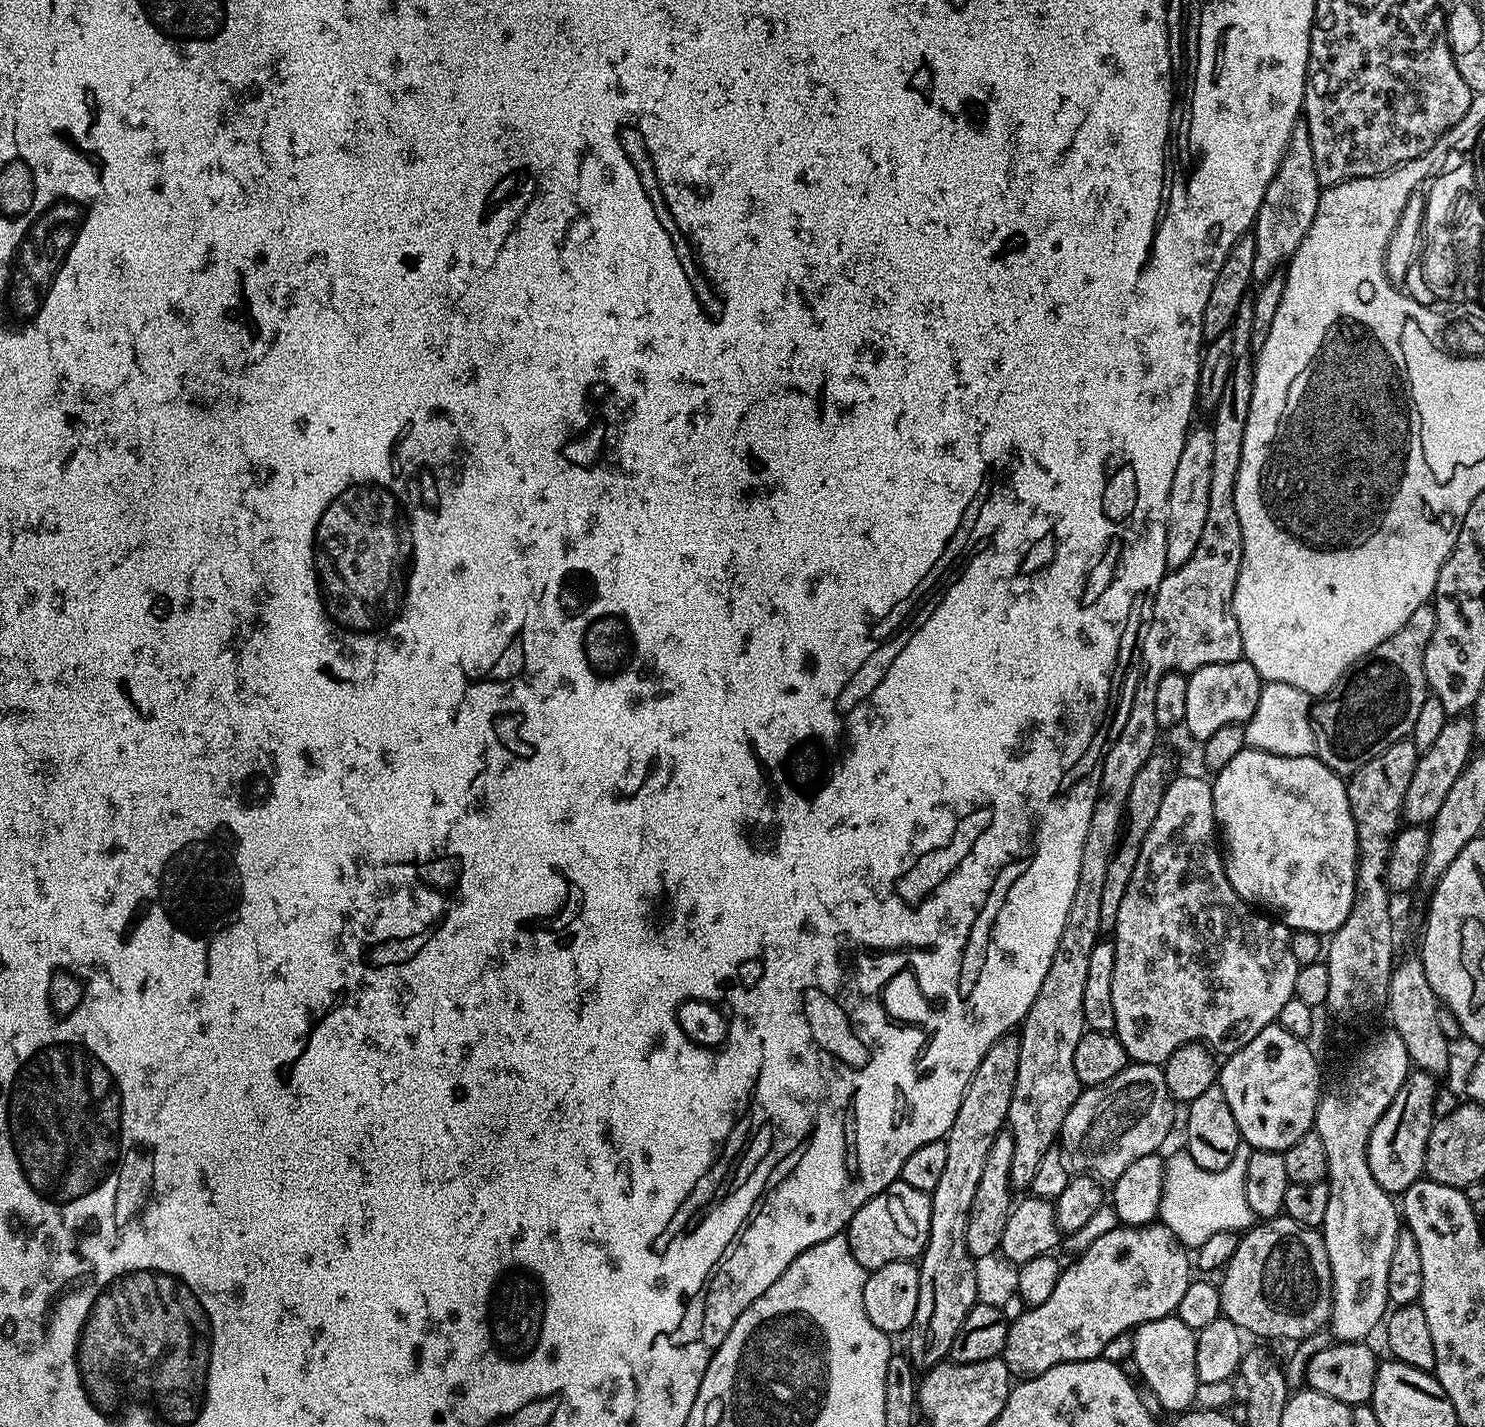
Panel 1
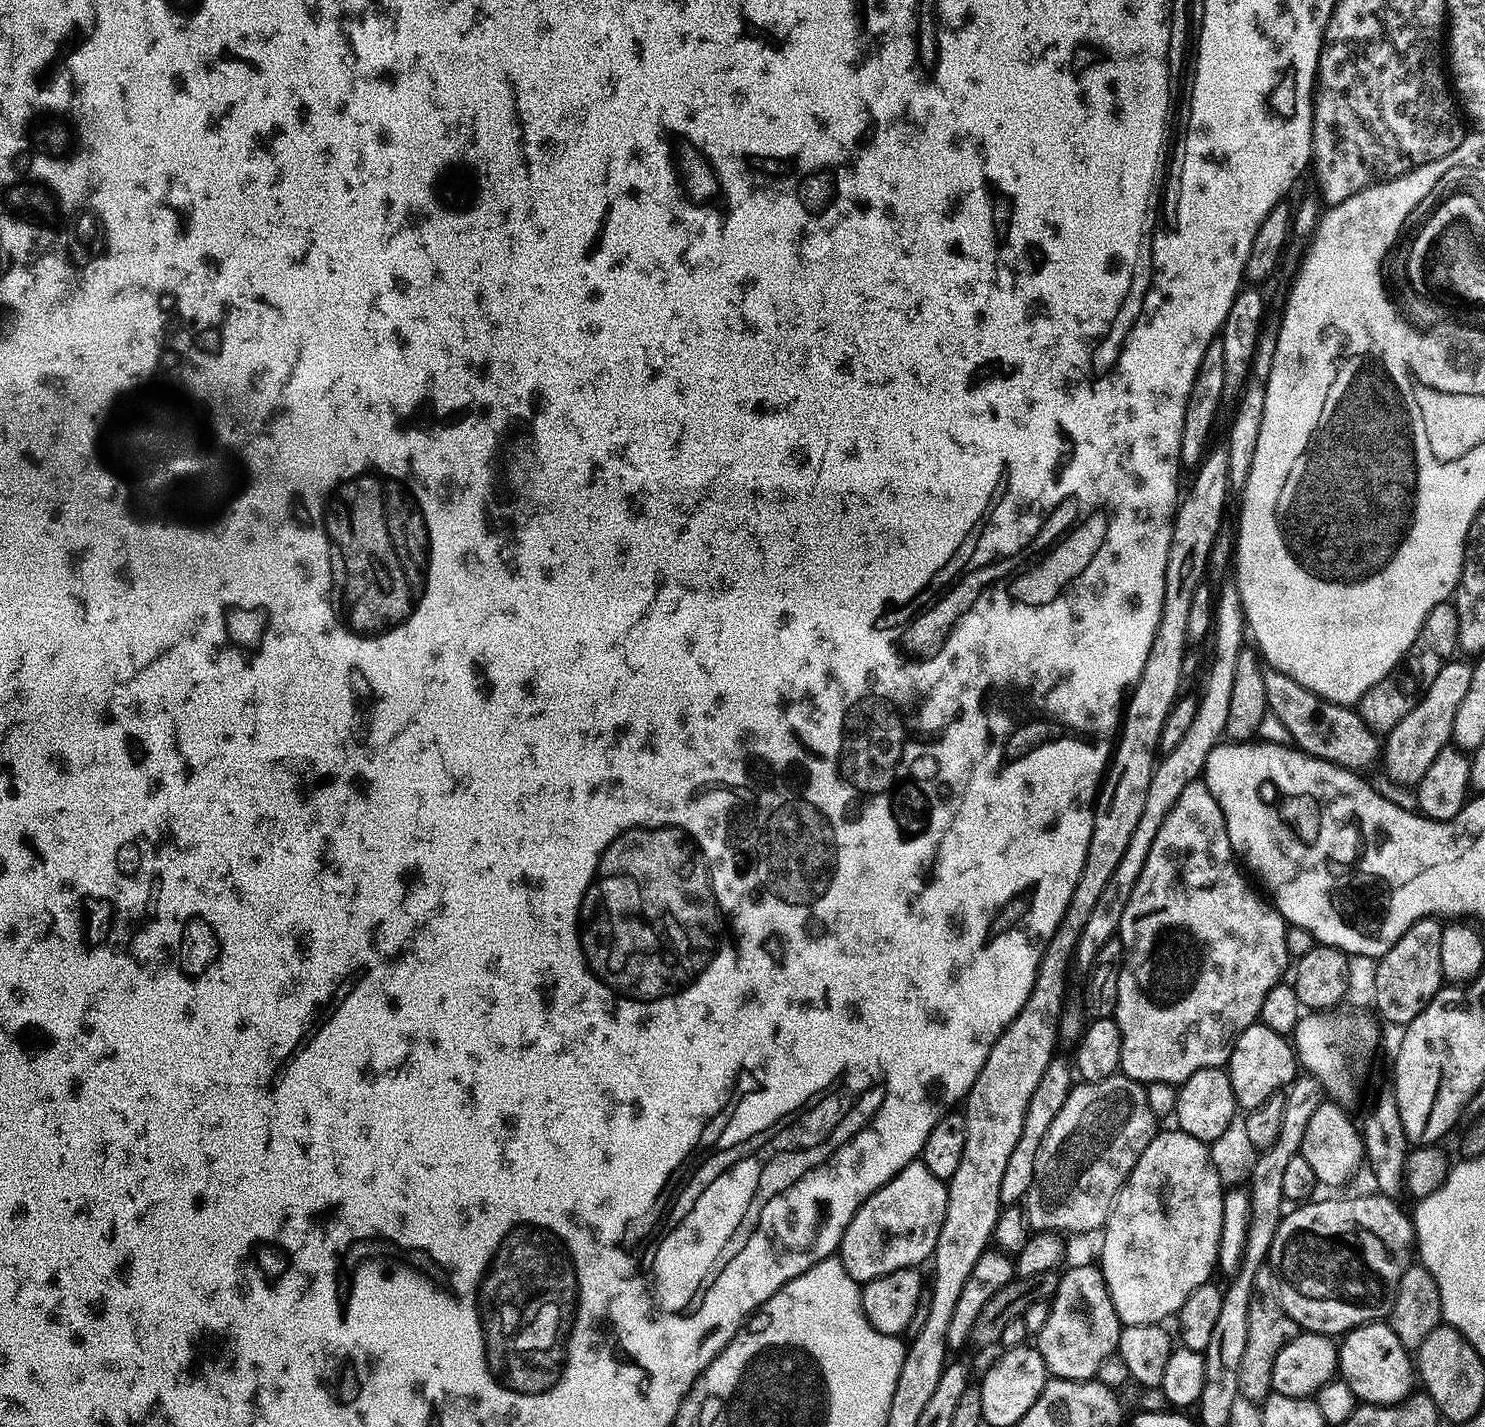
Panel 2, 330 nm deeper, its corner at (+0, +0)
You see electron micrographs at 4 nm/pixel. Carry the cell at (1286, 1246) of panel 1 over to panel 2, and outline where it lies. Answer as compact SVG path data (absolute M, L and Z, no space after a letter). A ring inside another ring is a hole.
M1377 1194L1347 1199L1317 1199L1293 1207L1281 1219L1268 1252L1270 1268L1272 1264L1276 1271L1275 1291L1286 1314L1303 1331L1333 1338L1364 1324L1383 1321L1391 1313L1402 1274L1406 1274L1414 1260L1414 1224L1400 1213L1393 1197Z

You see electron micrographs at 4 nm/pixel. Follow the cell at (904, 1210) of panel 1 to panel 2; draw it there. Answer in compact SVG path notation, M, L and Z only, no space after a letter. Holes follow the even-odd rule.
M922 1162L907 1164L856 1211L840 1239L838 1258L857 1282L867 1282L894 1270L916 1268L935 1253L947 1214L947 1183Z

